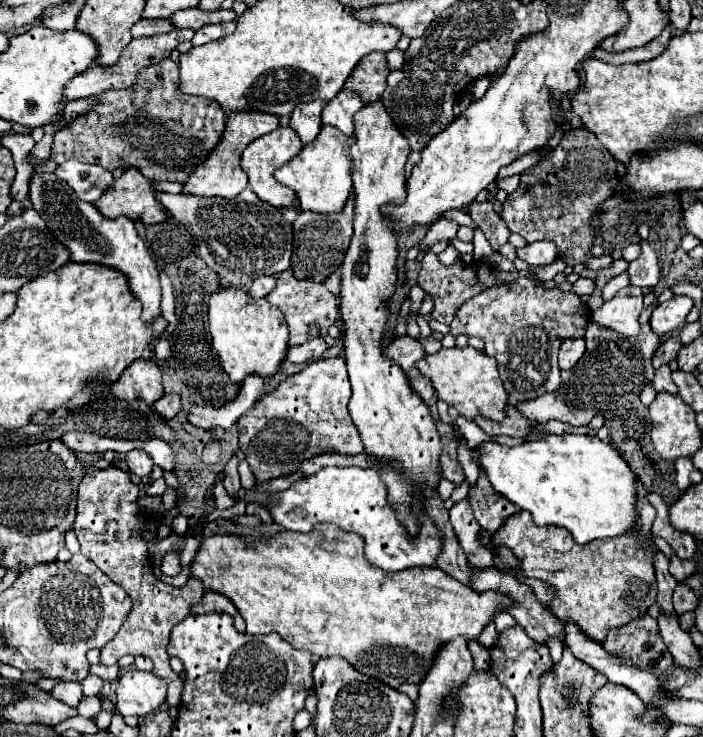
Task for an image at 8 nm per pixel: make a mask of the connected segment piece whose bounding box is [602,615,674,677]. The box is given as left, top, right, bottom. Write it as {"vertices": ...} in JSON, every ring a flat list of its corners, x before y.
{"vertices":[[648,615,642,619,630,621,622,627,610,629,602,647,610,655,628,659,638,669,654,673,656,677,666,673,668,667,674,663,674,659,670,657,662,637,660,637,656,619,652,619]]}

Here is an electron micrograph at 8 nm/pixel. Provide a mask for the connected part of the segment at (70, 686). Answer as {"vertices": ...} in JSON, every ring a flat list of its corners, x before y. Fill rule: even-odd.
{"vertices":[[74,681,72,683,58,683,50,689,50,695,58,697,58,701,62,699,70,707,76,707,82,699,82,687,80,687,80,683,74,683]]}

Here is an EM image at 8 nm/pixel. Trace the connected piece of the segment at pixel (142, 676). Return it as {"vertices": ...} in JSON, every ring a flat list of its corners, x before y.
{"vertices":[[126,671,116,683,118,713,146,717,166,701,166,683,148,671]]}

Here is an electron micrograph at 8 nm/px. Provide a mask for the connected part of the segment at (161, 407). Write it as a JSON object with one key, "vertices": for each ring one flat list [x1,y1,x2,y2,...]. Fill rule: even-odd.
{"vertices":[[174,393,164,395,162,399,158,399,158,401,152,405,152,409,154,409,154,413,160,413,160,417,162,417,164,421,170,421,170,419,176,417,178,411,180,411,180,397,174,395]]}

